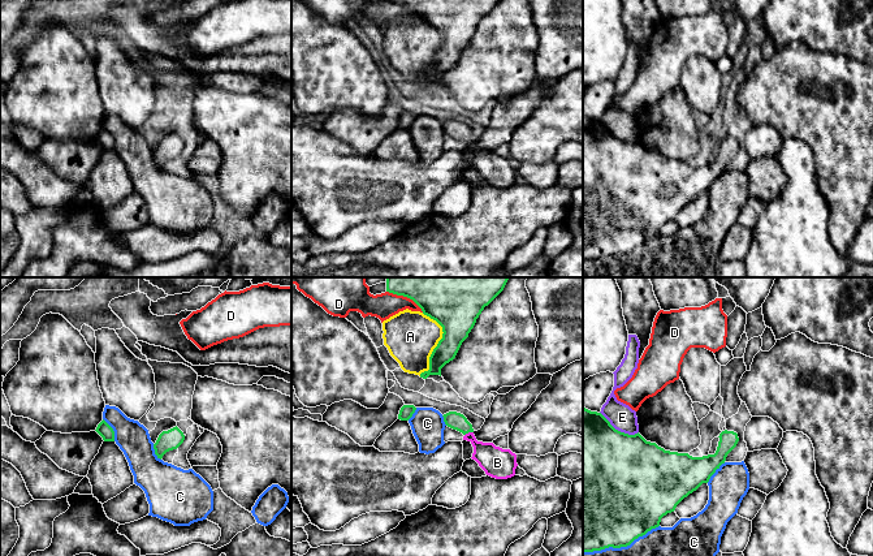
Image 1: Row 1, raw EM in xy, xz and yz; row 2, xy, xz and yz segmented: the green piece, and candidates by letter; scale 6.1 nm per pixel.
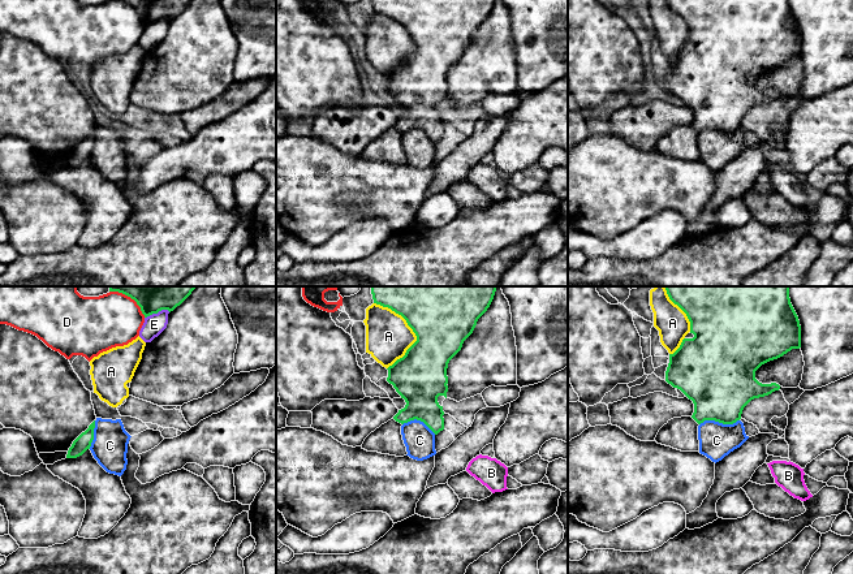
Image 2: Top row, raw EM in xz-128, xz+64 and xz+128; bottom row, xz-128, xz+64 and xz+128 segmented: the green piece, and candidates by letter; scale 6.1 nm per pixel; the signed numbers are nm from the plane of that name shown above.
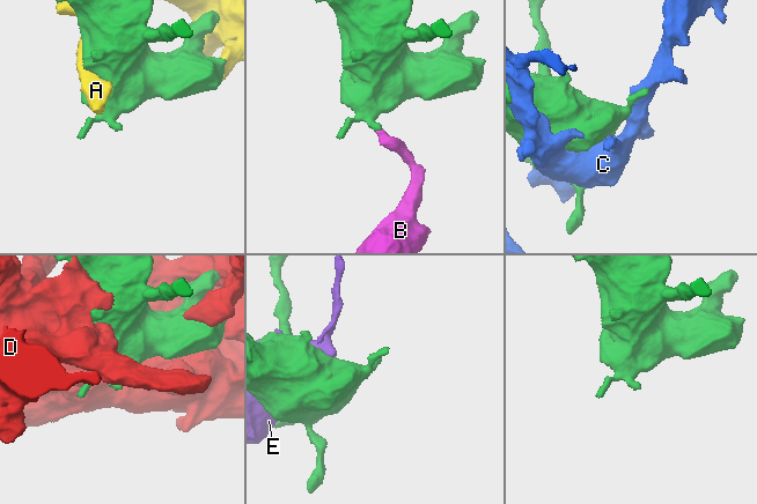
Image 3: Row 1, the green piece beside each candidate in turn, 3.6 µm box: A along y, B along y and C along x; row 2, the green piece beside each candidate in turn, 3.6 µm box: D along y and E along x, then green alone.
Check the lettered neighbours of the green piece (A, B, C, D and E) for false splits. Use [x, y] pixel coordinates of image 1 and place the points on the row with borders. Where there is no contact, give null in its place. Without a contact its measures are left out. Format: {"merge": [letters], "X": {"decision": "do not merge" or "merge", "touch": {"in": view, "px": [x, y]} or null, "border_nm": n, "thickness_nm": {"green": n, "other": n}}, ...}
{"merge": ["B"], "A": {"decision": "do not merge", "touch": {"in": "xz", "px": [437, 344]}, "border_nm": 400, "thickness_nm": {"green": 280, "other": 320}}, "B": {"decision": "merge", "touch": {"in": "xz", "px": [469, 431]}, "border_nm": 60, "thickness_nm": {"green": 110, "other": 180}}, "C": {"decision": "do not merge", "touch": {"in": "yz", "px": [621, 546]}, "border_nm": 500, "thickness_nm": {"green": 500, "other": 180}}, "D": {"decision": "do not merge", "touch": {"in": "xz", "px": [405, 296]}, "border_nm": 260, "thickness_nm": {"green": 440, "other": 160}}, "E": {"decision": "do not merge", "touch": {"in": "yz", "px": [617, 430]}, "border_nm": 280, "thickness_nm": {"green": 500, "other": 160}}}

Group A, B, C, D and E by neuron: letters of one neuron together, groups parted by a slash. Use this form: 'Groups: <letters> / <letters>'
Groups: A / B / C / D / E

